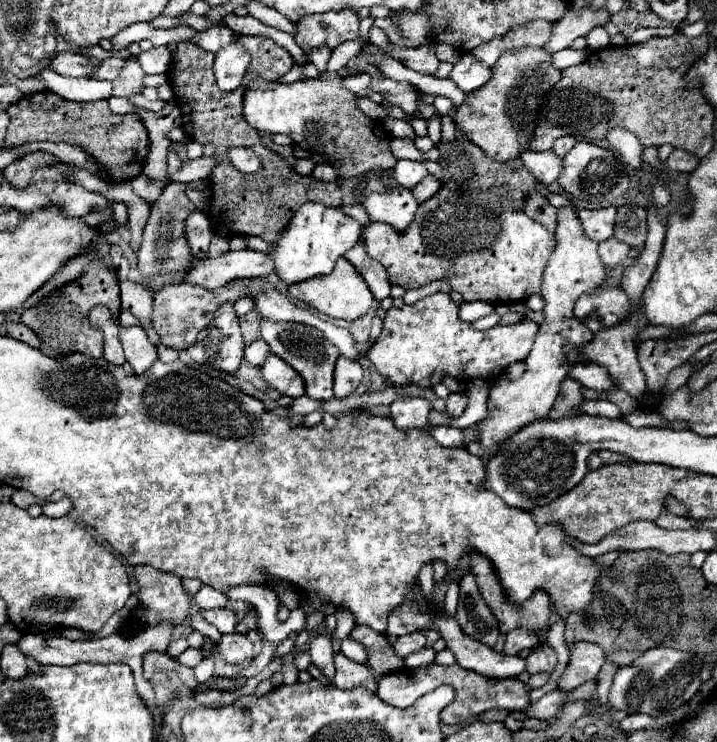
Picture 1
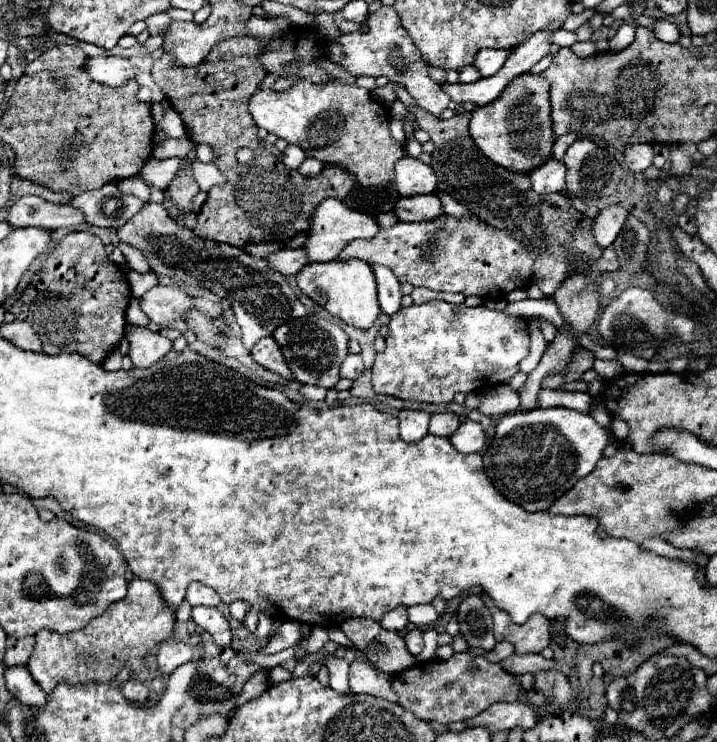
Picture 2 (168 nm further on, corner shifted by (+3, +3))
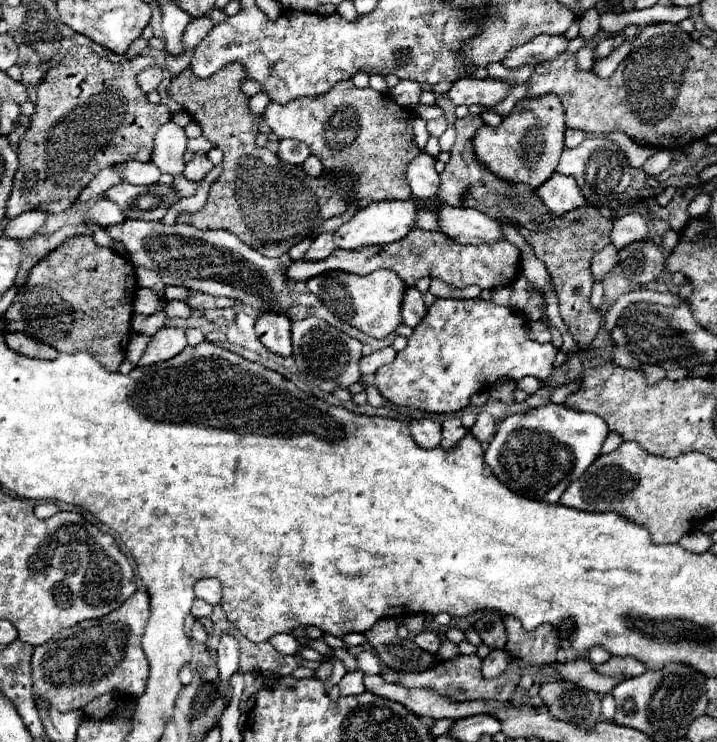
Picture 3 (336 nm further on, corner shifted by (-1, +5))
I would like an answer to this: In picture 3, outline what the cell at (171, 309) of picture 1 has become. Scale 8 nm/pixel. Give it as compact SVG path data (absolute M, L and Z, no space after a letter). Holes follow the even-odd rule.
M138 289L136 297L132 301L132 307L134 307L134 313L152 315L162 307L162 303L166 303L166 301L154 289Z

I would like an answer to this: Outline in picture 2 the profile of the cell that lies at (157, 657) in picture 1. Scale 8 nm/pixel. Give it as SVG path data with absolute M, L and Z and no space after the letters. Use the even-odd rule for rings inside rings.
M128 681L122 685L122 693L132 703L144 703L148 699L148 687L136 681Z

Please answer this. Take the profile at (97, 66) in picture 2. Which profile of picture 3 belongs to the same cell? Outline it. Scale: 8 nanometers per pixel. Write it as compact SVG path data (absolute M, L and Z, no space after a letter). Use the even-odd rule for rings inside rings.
M152 65L148 69L142 69L136 75L136 81L140 85L142 91L150 91L150 89L158 89L160 81L162 81L162 69L158 65Z

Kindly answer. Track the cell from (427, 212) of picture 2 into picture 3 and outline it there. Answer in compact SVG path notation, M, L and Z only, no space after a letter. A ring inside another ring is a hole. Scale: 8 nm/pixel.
M438 205L436 211L442 233L458 243L494 243L502 239L500 223L476 209Z

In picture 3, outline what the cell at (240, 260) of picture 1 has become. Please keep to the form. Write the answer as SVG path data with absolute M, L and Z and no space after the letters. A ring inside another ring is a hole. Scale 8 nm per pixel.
M332 233L318 235L318 237L312 241L310 249L306 251L304 259L310 259L310 261L320 261L320 259L326 259L326 257L328 257L334 249L336 249L336 245L334 245L334 239L332 239Z

